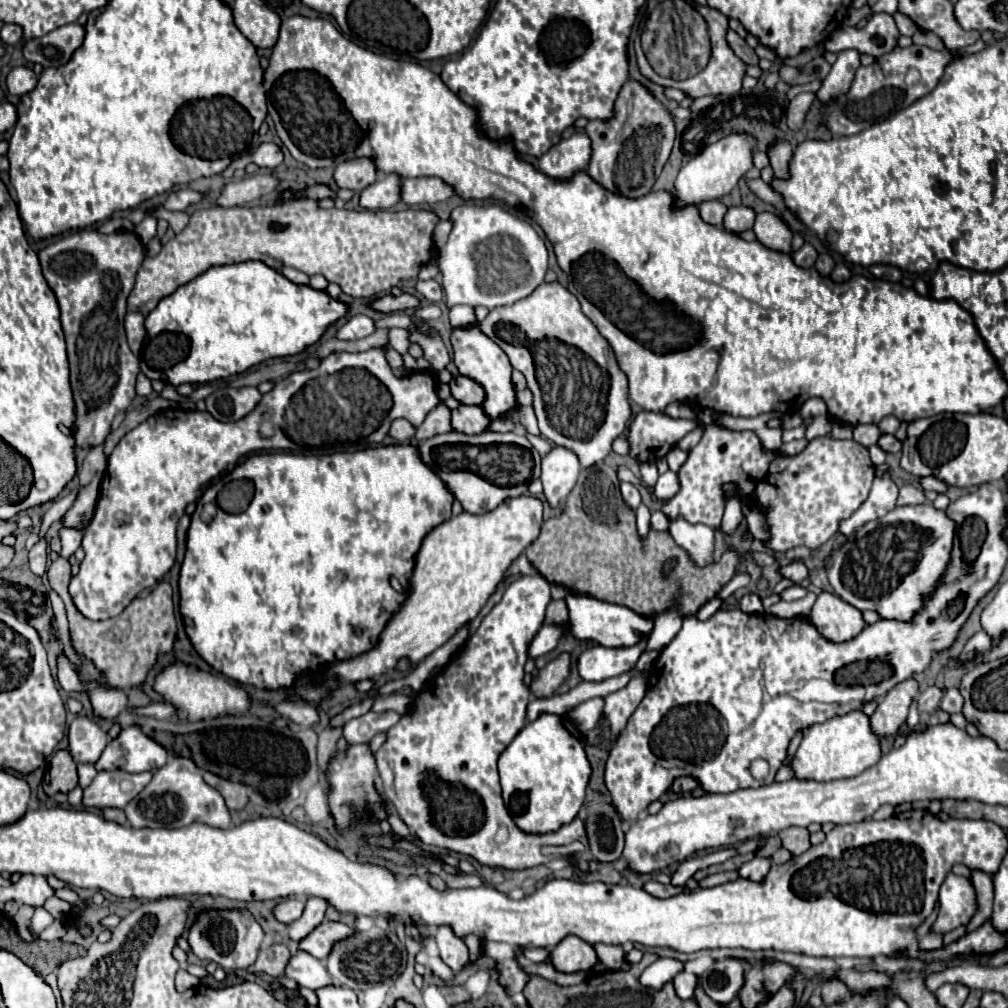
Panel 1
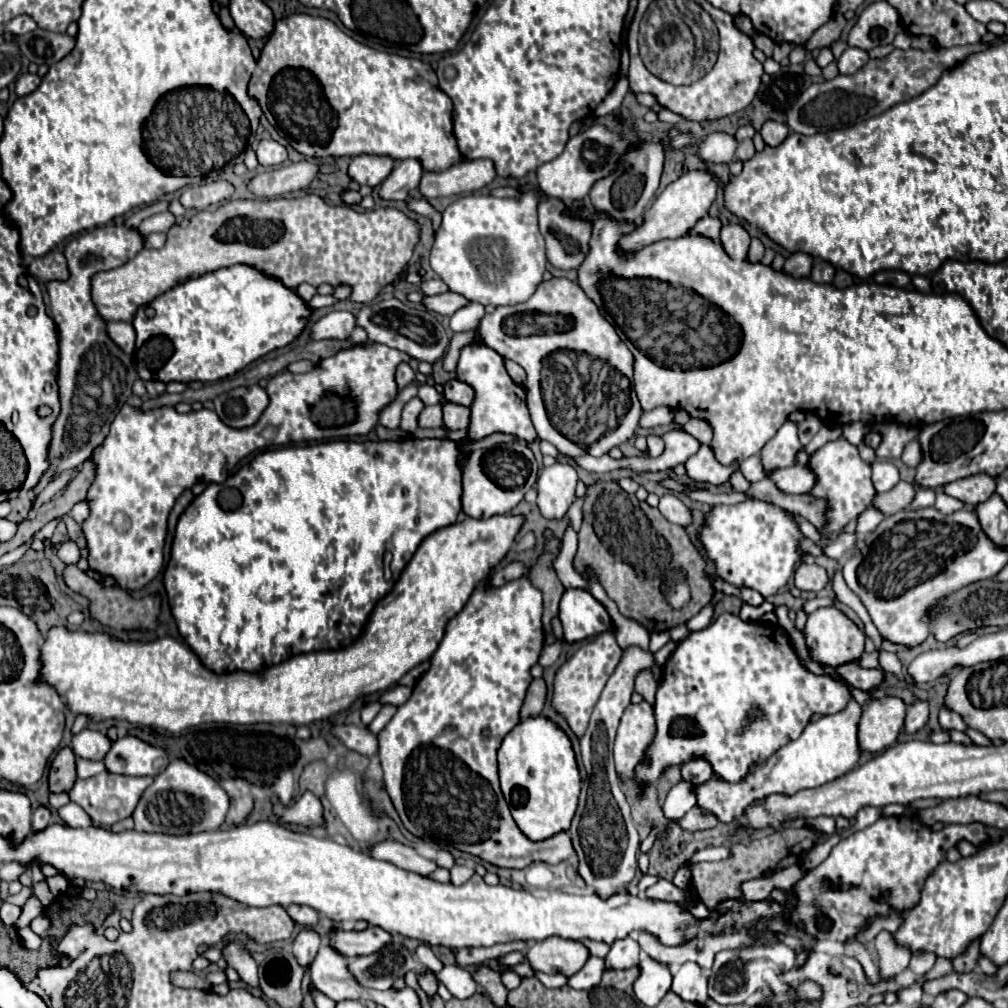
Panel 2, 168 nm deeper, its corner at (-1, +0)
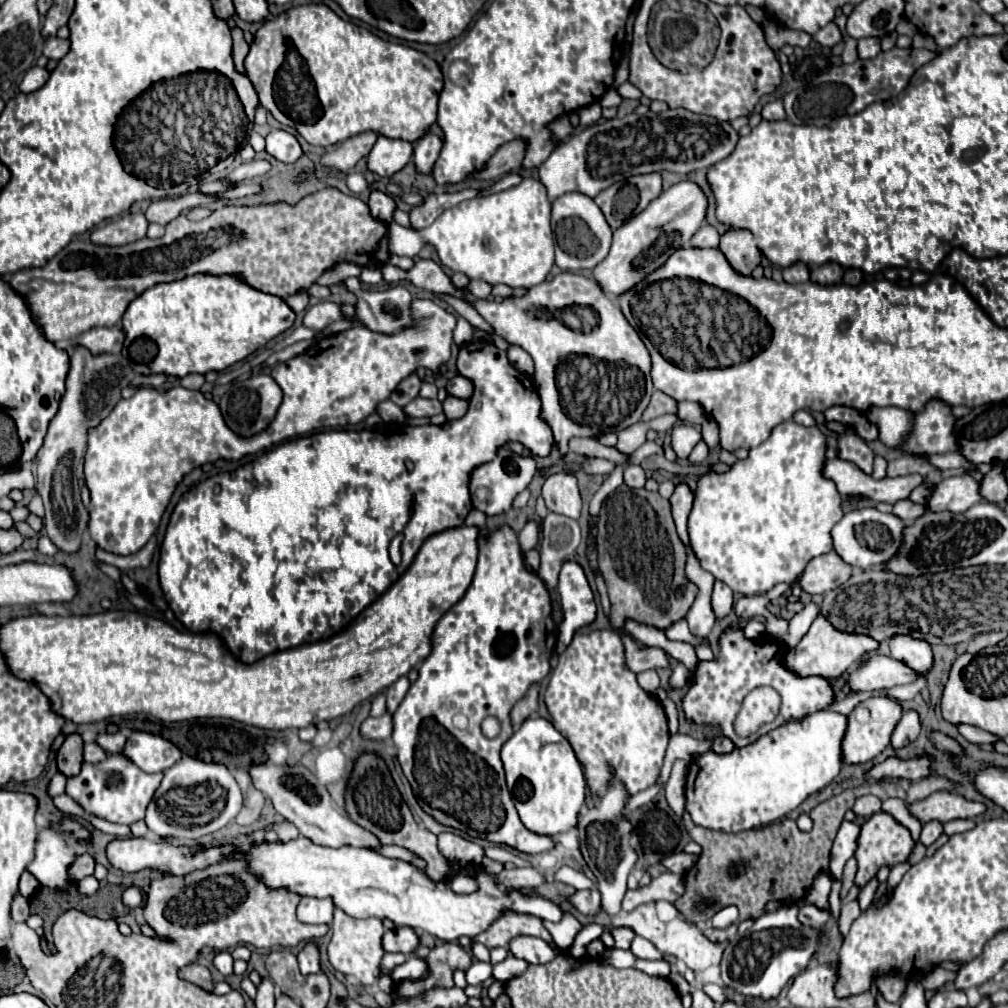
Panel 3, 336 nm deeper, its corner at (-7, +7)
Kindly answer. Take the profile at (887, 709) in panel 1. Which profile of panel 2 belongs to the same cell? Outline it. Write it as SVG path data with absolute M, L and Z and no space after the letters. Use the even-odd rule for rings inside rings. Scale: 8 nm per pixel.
M887 696L869 702L857 724L857 740L863 752L883 752L889 748L905 722L905 704L899 698Z

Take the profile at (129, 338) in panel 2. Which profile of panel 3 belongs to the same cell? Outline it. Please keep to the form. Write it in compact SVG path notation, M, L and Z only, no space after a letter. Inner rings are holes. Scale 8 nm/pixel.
M115 325L113 329L89 329L89 333L83 333L71 345L79 343L87 347L93 355L99 355L99 353L121 353L123 341L125 331Z

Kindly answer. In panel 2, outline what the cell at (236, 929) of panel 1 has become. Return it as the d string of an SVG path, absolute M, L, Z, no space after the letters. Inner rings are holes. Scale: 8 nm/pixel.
M231 942L225 948L225 960L231 968L235 968L245 984L251 988L259 988L259 978L257 978L257 964L249 952L245 952L237 942Z

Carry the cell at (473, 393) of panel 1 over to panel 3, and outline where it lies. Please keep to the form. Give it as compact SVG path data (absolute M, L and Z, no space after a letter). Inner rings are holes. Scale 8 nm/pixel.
M455 375L447 383L447 393L453 397L459 397L459 399L469 399L473 395L473 383L461 375Z

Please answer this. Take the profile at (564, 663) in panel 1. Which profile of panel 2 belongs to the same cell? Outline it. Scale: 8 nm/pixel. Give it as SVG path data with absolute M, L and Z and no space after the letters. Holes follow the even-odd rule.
M537 678L531 682L529 690L527 690L527 698L521 706L521 718L535 718L541 714L543 706L545 706L545 698L547 698L547 686L543 678Z

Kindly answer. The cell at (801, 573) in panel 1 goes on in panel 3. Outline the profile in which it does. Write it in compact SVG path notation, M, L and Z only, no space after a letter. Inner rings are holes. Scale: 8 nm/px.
M831 551L821 557L815 557L805 567L805 573L799 577L799 585L803 591L815 595L815 593L829 593L837 587L841 587L851 577L851 567L841 561L841 557Z

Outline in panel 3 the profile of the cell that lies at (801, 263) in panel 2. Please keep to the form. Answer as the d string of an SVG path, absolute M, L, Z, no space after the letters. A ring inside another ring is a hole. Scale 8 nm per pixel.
M793 263L783 269L783 279L787 283L805 283L809 281L809 267L805 263Z

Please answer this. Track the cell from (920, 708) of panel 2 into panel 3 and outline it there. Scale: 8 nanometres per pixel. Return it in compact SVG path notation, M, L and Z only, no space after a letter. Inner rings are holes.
M909 709L909 711L903 711L903 717L901 721L897 723L895 731L893 731L893 737L891 737L891 747L903 747L907 745L909 741L915 741L919 737L919 731L921 731L921 721L919 721L919 713Z

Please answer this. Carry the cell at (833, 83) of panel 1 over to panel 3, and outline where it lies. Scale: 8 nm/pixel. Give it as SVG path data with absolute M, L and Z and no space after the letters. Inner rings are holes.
M875 37L861 39L859 45L857 45L859 59L871 59L871 57L875 57L879 51L881 51L881 47L879 47L879 39L875 39Z

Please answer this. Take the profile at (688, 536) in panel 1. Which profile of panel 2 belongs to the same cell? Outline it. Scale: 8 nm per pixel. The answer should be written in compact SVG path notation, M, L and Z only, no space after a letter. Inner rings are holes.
M663 494L661 498L659 498L659 512L667 518L667 520L671 520L673 524L679 524L679 526L687 526L689 522L691 522L691 512L687 510L687 506L677 498L677 496L673 496L673 494Z

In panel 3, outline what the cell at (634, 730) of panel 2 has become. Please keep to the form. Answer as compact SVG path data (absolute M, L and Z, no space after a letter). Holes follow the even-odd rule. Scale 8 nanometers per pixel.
M603 629L587 635L575 633L571 645L559 655L559 663L545 691L545 703L555 721L553 725L569 739L577 759L585 767L587 783L595 799L599 799L607 789L607 781L611 777L607 771L609 765L615 769L615 777L625 783L629 795L635 795L657 781L669 743L667 717L661 703L645 693L641 687L637 687L635 675L625 667L623 643L615 631Z

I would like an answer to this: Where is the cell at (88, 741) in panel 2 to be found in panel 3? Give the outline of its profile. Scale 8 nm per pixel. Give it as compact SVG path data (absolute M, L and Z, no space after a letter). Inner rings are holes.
M101 733L97 735L97 745L105 753L119 753L125 745L125 735L123 733Z

